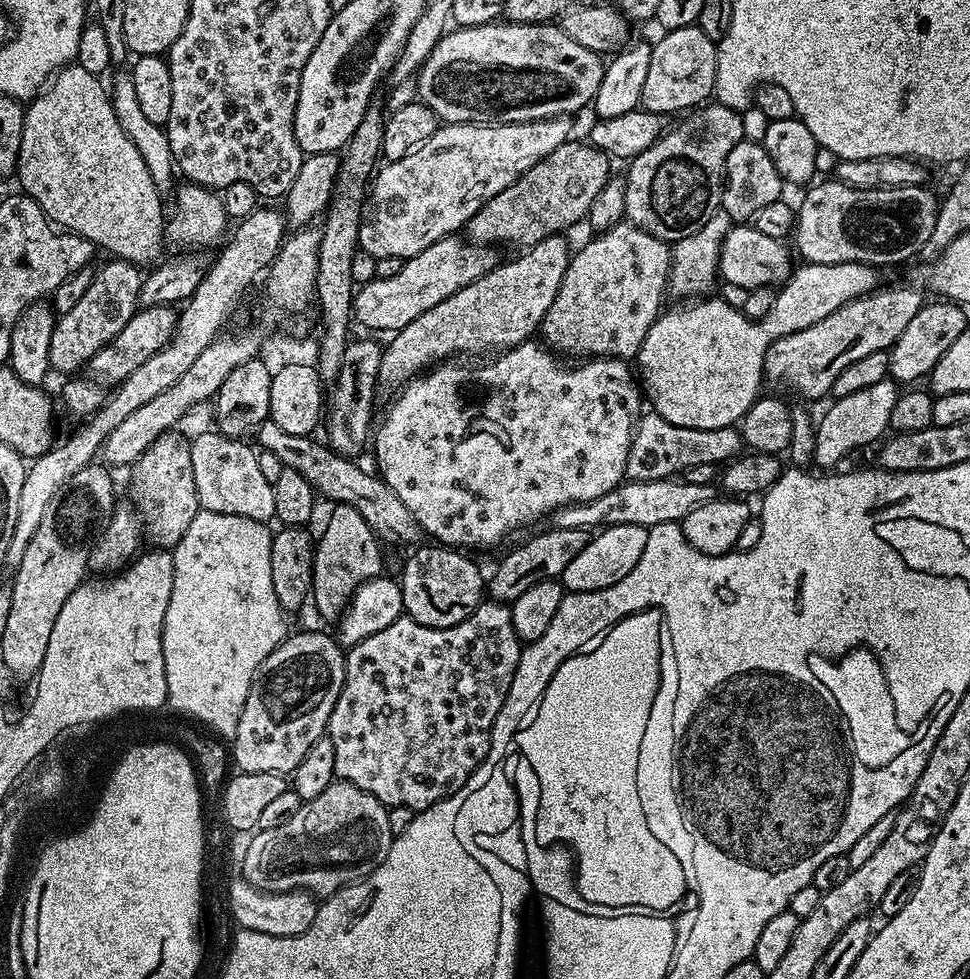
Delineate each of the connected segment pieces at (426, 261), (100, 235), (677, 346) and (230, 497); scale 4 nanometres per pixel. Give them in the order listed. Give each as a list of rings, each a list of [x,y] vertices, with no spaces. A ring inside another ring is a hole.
[[[459,235],[443,236],[438,242],[426,246],[417,256],[405,259],[402,270],[391,278],[372,280],[369,284],[359,285],[352,298],[352,316],[364,328],[373,328],[376,332],[395,334],[410,326],[418,314],[426,314],[430,306],[446,302],[450,294],[458,294],[462,286],[470,286],[482,278],[498,263],[497,249],[487,244],[473,244]]]
[[[75,62],[68,65],[66,68],[61,68],[51,80],[48,81],[46,87],[25,107],[25,126],[22,131],[22,146],[18,151],[18,160],[15,170],[15,175],[20,176],[20,184],[23,195],[34,198],[34,202],[38,202],[40,209],[47,214],[48,219],[56,225],[57,229],[67,230],[78,234],[82,238],[86,238],[92,244],[96,245],[97,249],[104,248],[109,253],[109,257],[117,260],[129,260],[130,263],[137,266],[152,266],[161,259],[160,244],[165,243],[164,225],[166,223],[166,204],[160,201],[162,196],[161,189],[156,188],[154,179],[150,176],[150,171],[147,170],[145,162],[142,160],[141,154],[134,146],[134,143],[123,133],[122,126],[119,125],[118,118],[115,117],[114,106],[109,89],[104,86],[103,79],[100,76],[90,74],[90,70],[82,70],[82,66]]]
[[[807,262],[799,265],[801,268],[793,267],[790,275],[783,284],[779,285],[776,297],[774,298],[774,306],[770,306],[770,310],[757,320],[752,320],[745,312],[734,306],[730,306],[719,298],[696,298],[691,302],[680,302],[677,308],[661,311],[655,322],[650,326],[650,330],[646,334],[646,338],[642,342],[640,352],[634,357],[635,363],[640,363],[640,372],[638,368],[638,376],[642,381],[642,392],[652,403],[651,411],[660,415],[666,422],[673,423],[674,426],[693,427],[694,430],[718,430],[719,427],[730,427],[739,425],[740,419],[746,414],[746,410],[750,410],[750,406],[761,395],[763,373],[764,373],[764,358],[766,350],[778,338],[782,338],[786,334],[796,334],[798,330],[806,330],[806,326],[814,326],[814,322],[822,322],[822,318],[826,318],[830,314],[834,314],[834,310],[838,310],[843,304],[849,304],[852,300],[857,300],[863,296],[869,296],[870,293],[877,287],[876,272],[877,269],[871,264],[809,264]]]
[[[211,431],[194,436],[190,442],[195,492],[201,509],[256,521],[271,521],[275,517],[273,488],[259,469],[257,451],[253,451],[246,442]]]

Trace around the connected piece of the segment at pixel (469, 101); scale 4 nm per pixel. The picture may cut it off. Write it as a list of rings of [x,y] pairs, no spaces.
[[[493,22],[473,28],[457,27],[455,31],[449,31],[438,41],[415,77],[416,95],[419,103],[428,107],[435,114],[437,121],[444,124],[517,124],[518,122],[534,122],[535,120],[553,120],[555,116],[573,114],[572,112],[586,107],[587,104],[589,107],[595,101],[596,91],[602,82],[605,66],[601,53],[586,50],[586,46],[578,46],[578,42],[574,42],[574,38],[566,35],[555,23]]]

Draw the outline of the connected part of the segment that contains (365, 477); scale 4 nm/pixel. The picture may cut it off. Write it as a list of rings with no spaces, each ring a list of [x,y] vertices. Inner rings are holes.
[[[271,418],[255,429],[254,436],[255,439],[260,439],[259,447],[263,451],[274,454],[284,463],[285,468],[298,470],[298,474],[302,474],[302,478],[306,478],[312,489],[323,499],[325,496],[326,499],[332,500],[333,505],[354,506],[354,510],[358,510],[358,514],[366,518],[366,522],[381,541],[393,540],[396,544],[415,545],[415,540],[421,539],[420,527],[410,510],[402,506],[402,498],[398,498],[398,494],[394,494],[394,490],[390,490],[390,486],[385,484],[379,475],[371,476],[366,469],[359,468],[355,459],[340,456],[333,452],[327,443],[315,444],[312,436],[286,434],[286,430],[282,430],[282,426],[278,426]]]

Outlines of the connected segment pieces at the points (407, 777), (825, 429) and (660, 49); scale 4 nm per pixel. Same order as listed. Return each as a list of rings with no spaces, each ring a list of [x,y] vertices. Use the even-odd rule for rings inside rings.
[[[481,602],[462,622],[449,628],[431,628],[414,622],[406,614],[386,630],[378,630],[378,634],[370,634],[370,638],[362,638],[362,642],[351,645],[344,657],[344,685],[342,694],[338,694],[338,702],[334,702],[334,710],[328,719],[326,734],[330,742],[334,742],[334,770],[336,780],[345,780],[358,790],[366,790],[366,794],[374,794],[378,802],[389,809],[394,806],[406,806],[411,812],[418,813],[434,806],[447,796],[452,796],[476,772],[476,768],[487,758],[493,739],[493,726],[497,714],[506,702],[506,694],[510,690],[510,682],[514,682],[514,670],[520,661],[522,642],[512,625],[512,610],[507,603]]]
[[[889,378],[880,382],[880,388],[866,386],[866,390],[857,390],[855,394],[846,394],[846,398],[841,400],[833,399],[828,413],[821,420],[819,418],[815,425],[815,467],[820,470],[835,469],[837,467],[835,464],[839,460],[846,459],[855,448],[864,448],[867,444],[872,443],[875,445],[889,431],[897,395],[897,381]]]
[[[698,26],[664,32],[661,37],[660,41],[652,44],[650,71],[642,86],[640,108],[646,112],[684,114],[703,105],[713,95],[716,87],[717,41],[706,38]]]

